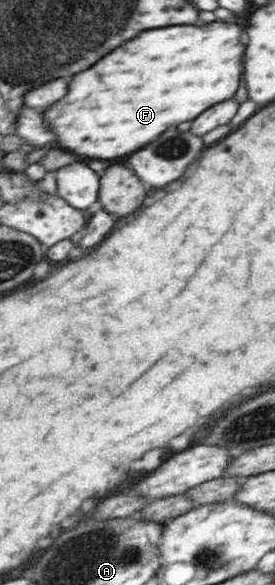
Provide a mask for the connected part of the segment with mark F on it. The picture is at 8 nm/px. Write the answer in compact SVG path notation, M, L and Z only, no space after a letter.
M210 22L206 26L166 26L166 30L142 32L134 42L122 44L114 54L106 54L98 66L76 74L62 100L44 112L44 120L56 132L56 140L66 150L88 158L114 158L134 152L160 136L166 126L176 126L196 118L202 110L234 96L242 74L242 50L238 40L242 28L238 24Z

